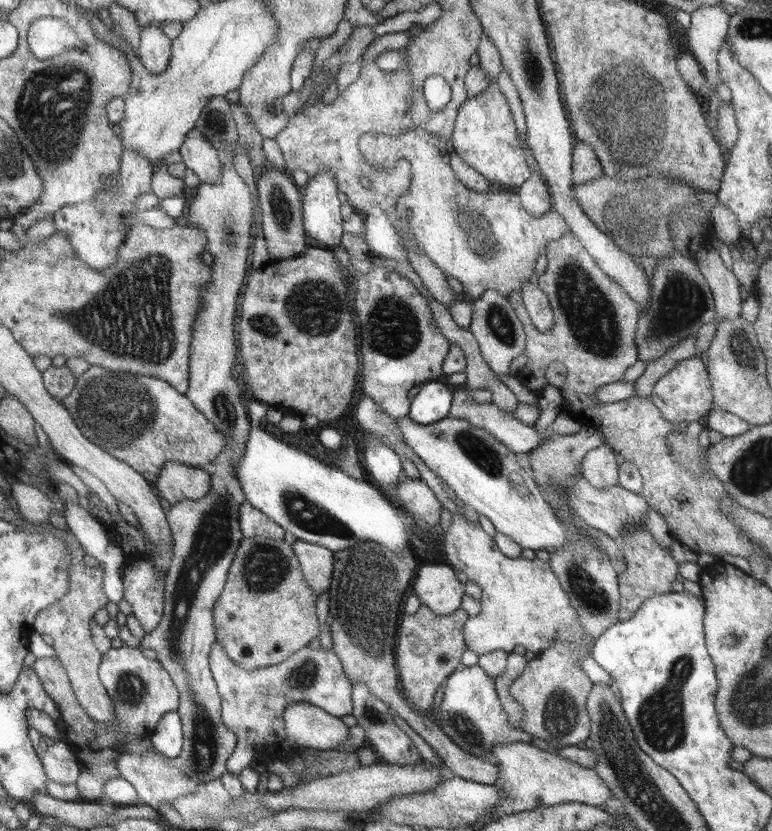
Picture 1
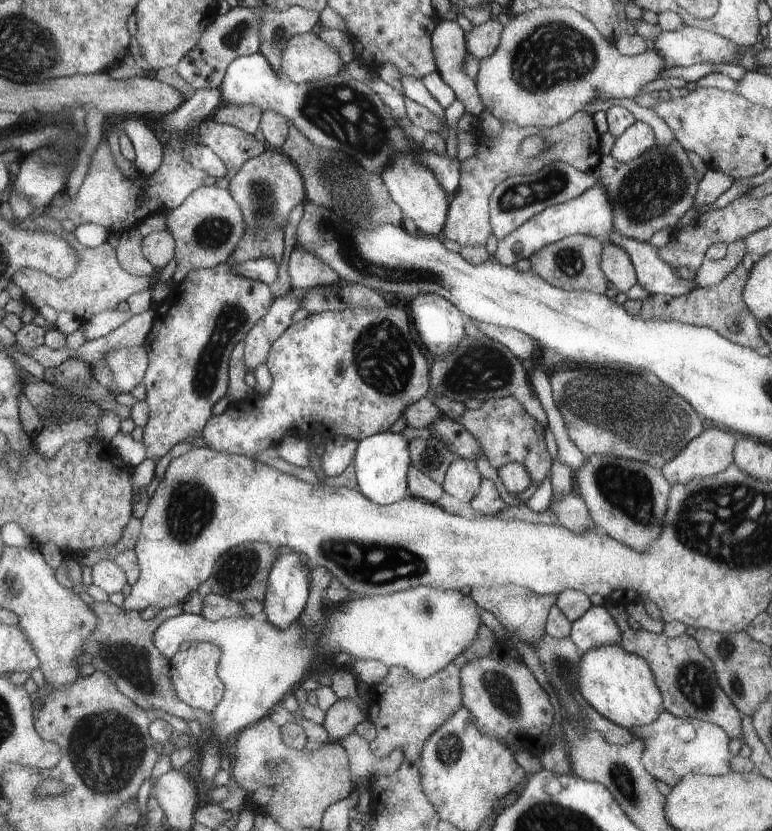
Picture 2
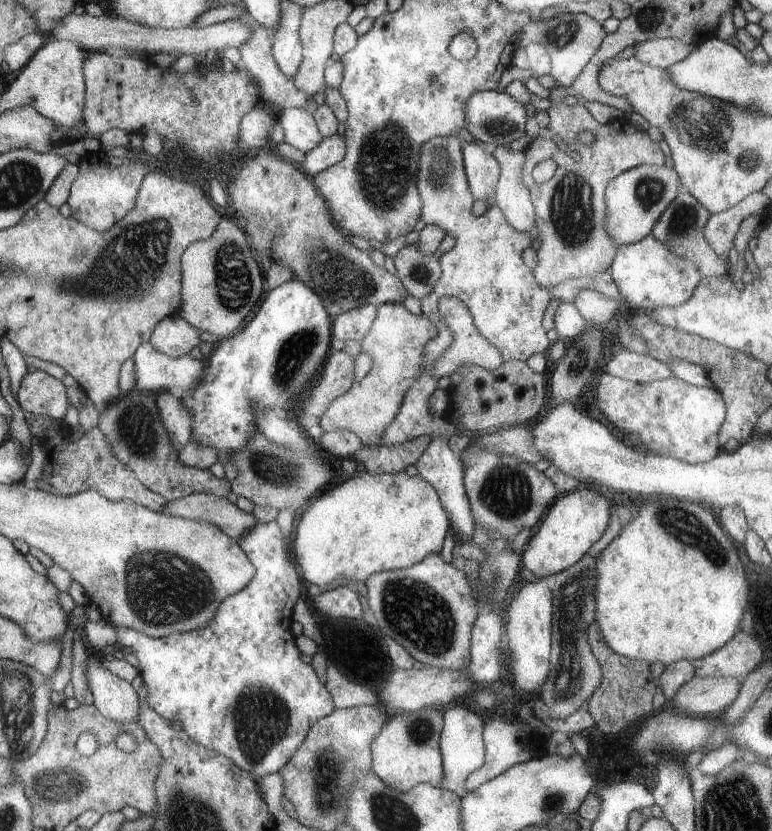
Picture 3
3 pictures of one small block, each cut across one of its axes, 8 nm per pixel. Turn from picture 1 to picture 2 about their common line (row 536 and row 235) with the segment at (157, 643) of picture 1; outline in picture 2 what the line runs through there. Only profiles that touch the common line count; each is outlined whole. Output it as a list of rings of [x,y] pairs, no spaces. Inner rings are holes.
[[[217,186],[199,188],[181,206],[167,214],[167,232],[171,232],[175,240],[175,272],[171,276],[173,284],[181,284],[195,270],[213,270],[231,258],[235,248],[239,246],[245,234],[245,222],[241,206],[235,202],[229,190],[221,190]]]

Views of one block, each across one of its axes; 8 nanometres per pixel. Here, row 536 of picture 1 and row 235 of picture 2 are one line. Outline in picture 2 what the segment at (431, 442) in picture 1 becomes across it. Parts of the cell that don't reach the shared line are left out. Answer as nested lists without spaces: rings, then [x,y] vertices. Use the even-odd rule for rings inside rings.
[[[595,184],[585,194],[577,196],[573,200],[567,200],[563,204],[545,208],[543,212],[529,218],[529,222],[525,222],[517,230],[513,230],[505,240],[497,242],[497,250],[491,256],[491,260],[511,268],[511,264],[515,264],[523,258],[529,258],[533,252],[541,250],[543,246],[559,242],[561,238],[567,238],[567,236],[591,236],[591,238],[597,238],[599,242],[603,242],[603,246],[605,246],[605,244],[611,242],[613,230],[615,230],[615,226],[613,226],[613,206],[611,206],[609,194],[607,194],[603,184]]]

